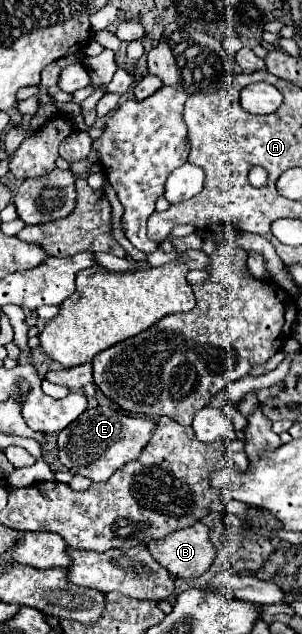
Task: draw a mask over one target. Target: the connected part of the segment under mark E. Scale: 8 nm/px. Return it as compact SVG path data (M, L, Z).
M95 407L85 409L81 417L77 417L71 425L67 425L57 439L57 461L69 471L83 475L95 483L109 479L113 471L137 459L141 447L145 447L149 435L157 427L155 421L145 417L127 415L115 407Z

